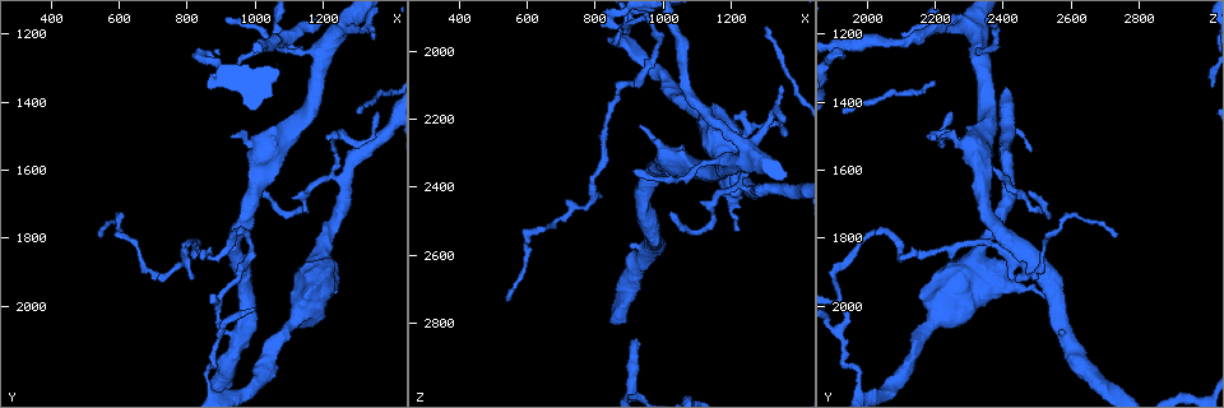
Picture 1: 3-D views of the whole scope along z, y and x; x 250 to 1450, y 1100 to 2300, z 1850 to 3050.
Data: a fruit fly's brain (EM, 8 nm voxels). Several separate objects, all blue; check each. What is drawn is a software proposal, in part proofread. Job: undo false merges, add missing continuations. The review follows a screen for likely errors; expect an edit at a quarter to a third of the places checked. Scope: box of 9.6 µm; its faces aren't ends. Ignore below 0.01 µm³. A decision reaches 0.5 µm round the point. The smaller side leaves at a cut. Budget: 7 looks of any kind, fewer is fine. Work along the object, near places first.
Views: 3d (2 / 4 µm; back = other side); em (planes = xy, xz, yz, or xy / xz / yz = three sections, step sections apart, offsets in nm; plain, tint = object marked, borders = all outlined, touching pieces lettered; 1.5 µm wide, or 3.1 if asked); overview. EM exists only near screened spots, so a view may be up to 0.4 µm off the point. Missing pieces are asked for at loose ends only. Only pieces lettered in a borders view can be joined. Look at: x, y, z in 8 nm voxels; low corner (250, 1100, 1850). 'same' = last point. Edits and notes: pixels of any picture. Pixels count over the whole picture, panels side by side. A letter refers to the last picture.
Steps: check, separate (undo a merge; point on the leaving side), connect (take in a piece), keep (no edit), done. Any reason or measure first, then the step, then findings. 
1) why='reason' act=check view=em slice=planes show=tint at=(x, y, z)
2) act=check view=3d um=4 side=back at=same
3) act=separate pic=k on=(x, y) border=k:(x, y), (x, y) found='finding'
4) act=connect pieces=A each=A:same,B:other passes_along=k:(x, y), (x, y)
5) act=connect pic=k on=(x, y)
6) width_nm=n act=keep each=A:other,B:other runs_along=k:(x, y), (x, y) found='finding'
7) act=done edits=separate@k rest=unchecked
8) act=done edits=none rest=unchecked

why='thin end' act=check view=3d um=4 side=back at=(1350, 1210, 2100)

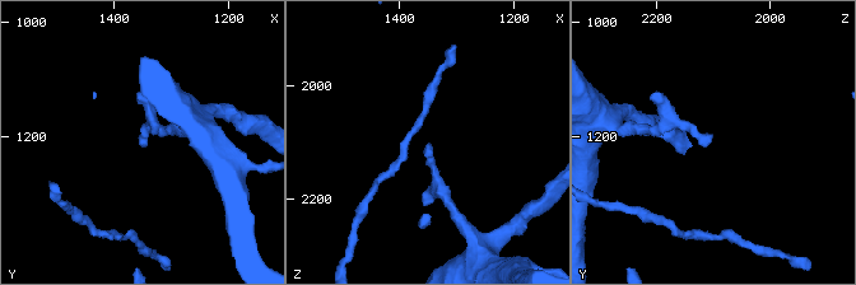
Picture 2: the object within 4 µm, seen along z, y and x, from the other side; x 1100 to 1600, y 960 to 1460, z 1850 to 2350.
why='need the tissue' act=check view=em slice=yz step=4 show=borders at=(1350, 1215, 2110)

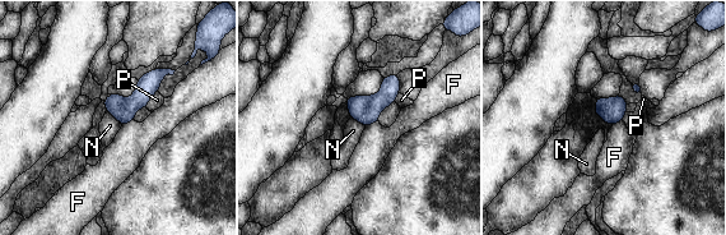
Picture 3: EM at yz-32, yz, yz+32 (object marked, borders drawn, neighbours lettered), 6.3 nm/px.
act=keep each=F:other,N:other,P:other border=3:(107, 110), (121, 125) found='none of them fits'

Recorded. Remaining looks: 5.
why='branch stops here' act=check view=em slice=planes show=borders at=(1210, 1960, 2530)

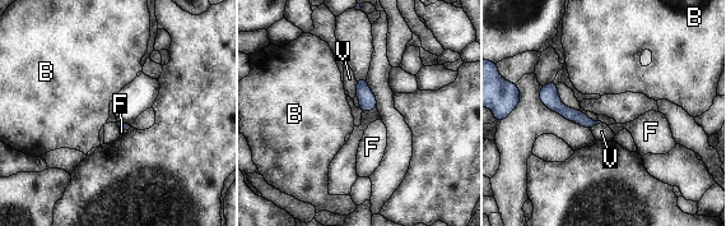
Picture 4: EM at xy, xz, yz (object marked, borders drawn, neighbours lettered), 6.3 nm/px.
longest_contact=V:80nm act=keep each=B:other,F:other,V:other runs_along=4:(544, 88), (566, 112), (590, 123) found='no lettered piece goes on from it'

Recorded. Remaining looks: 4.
why='branch stops here' act=check view=3d um=2 at=(800, 1930, 2440)

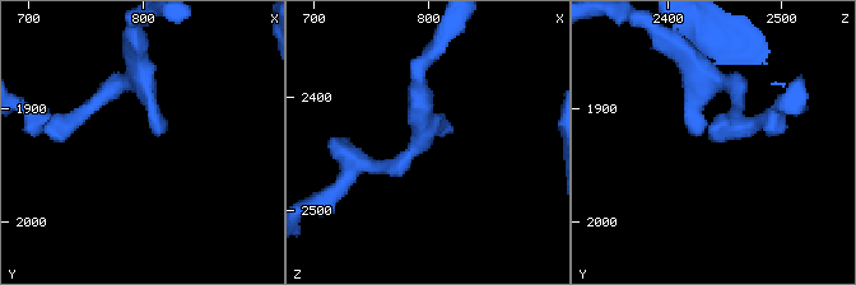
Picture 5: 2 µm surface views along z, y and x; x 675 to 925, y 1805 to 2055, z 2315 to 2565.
why='need the tissue' act=check view=em slice=planes show=plain at=(812, 1926, 2428)

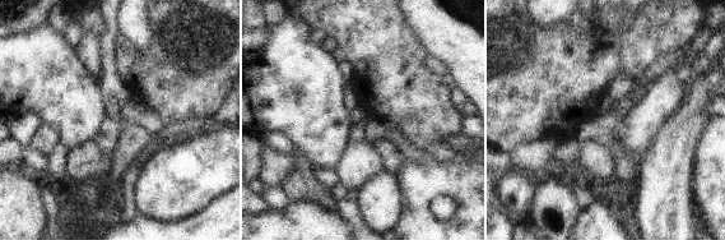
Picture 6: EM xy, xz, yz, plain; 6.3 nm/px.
why='what lies round it' act=check view=em slice=planes show=borders at=same

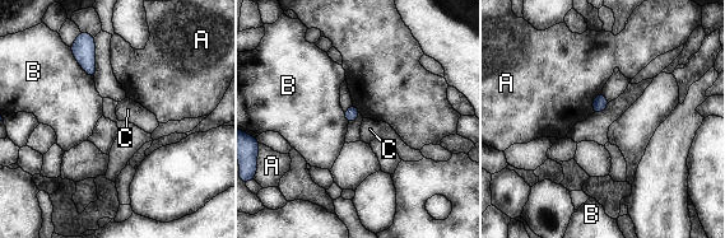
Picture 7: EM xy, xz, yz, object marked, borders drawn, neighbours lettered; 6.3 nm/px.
act=keep each=A:other,B:other,C:other border=7:(69, 47), (78, 64), (91, 78) found='none of them fits'

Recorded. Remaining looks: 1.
act=done edits=none rest=unchecked

